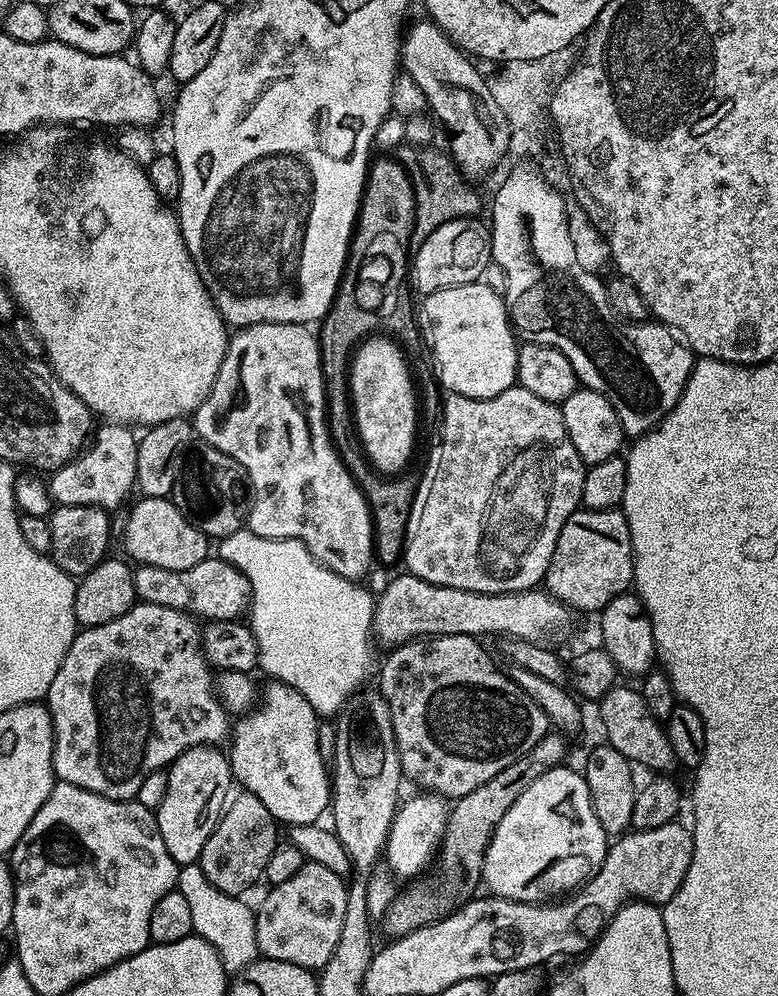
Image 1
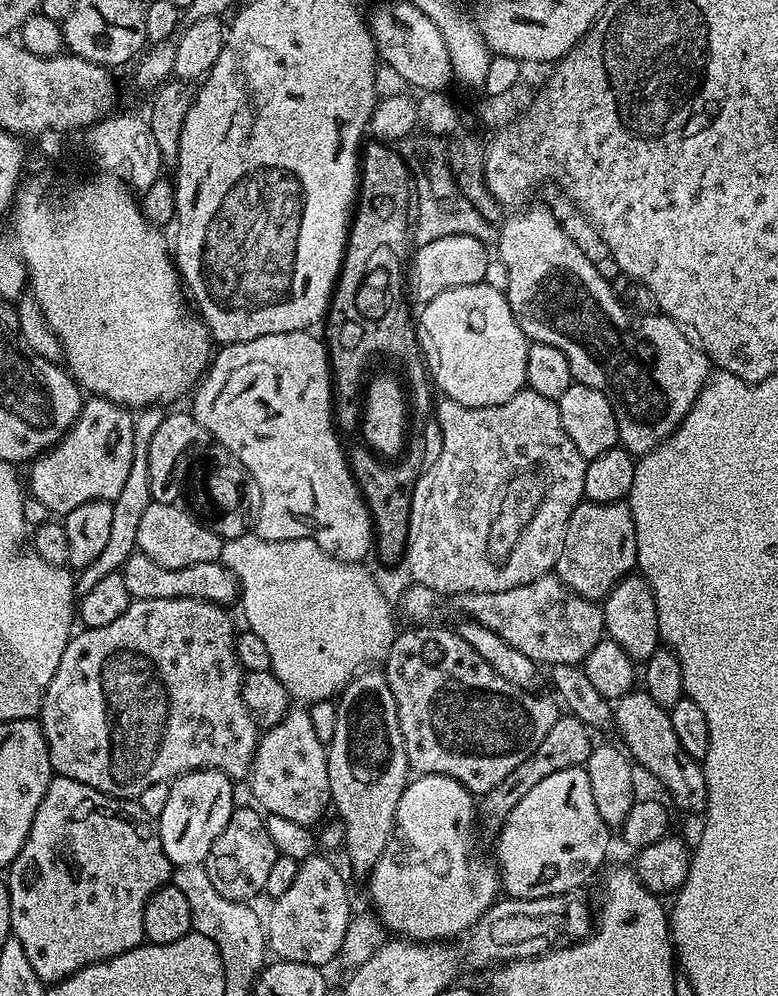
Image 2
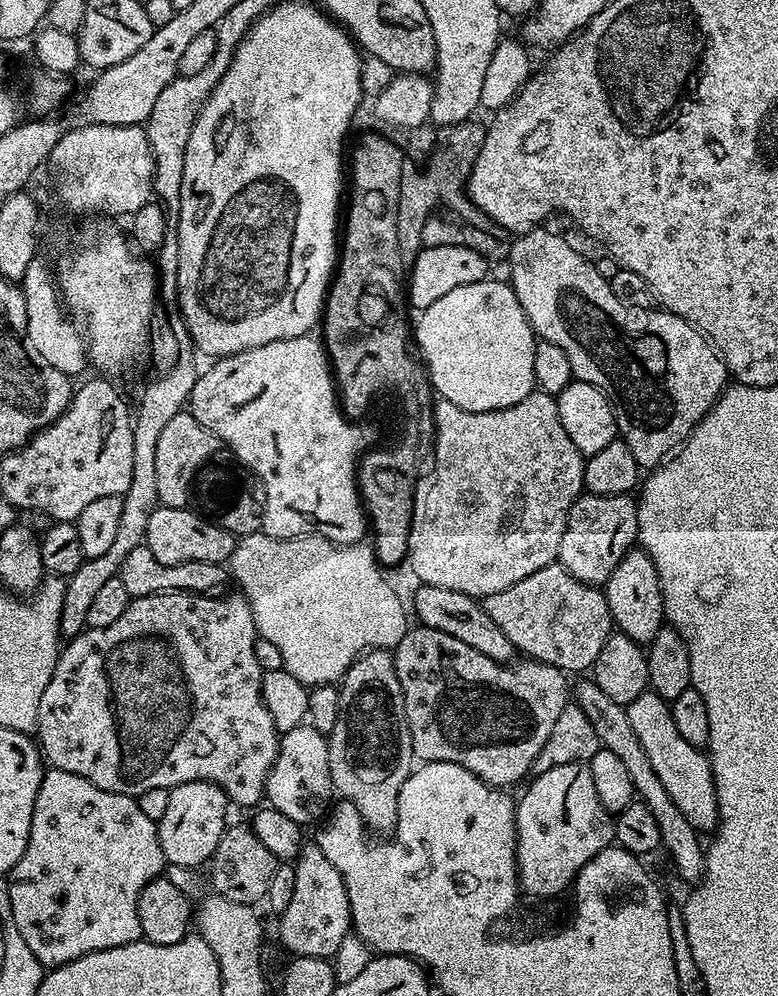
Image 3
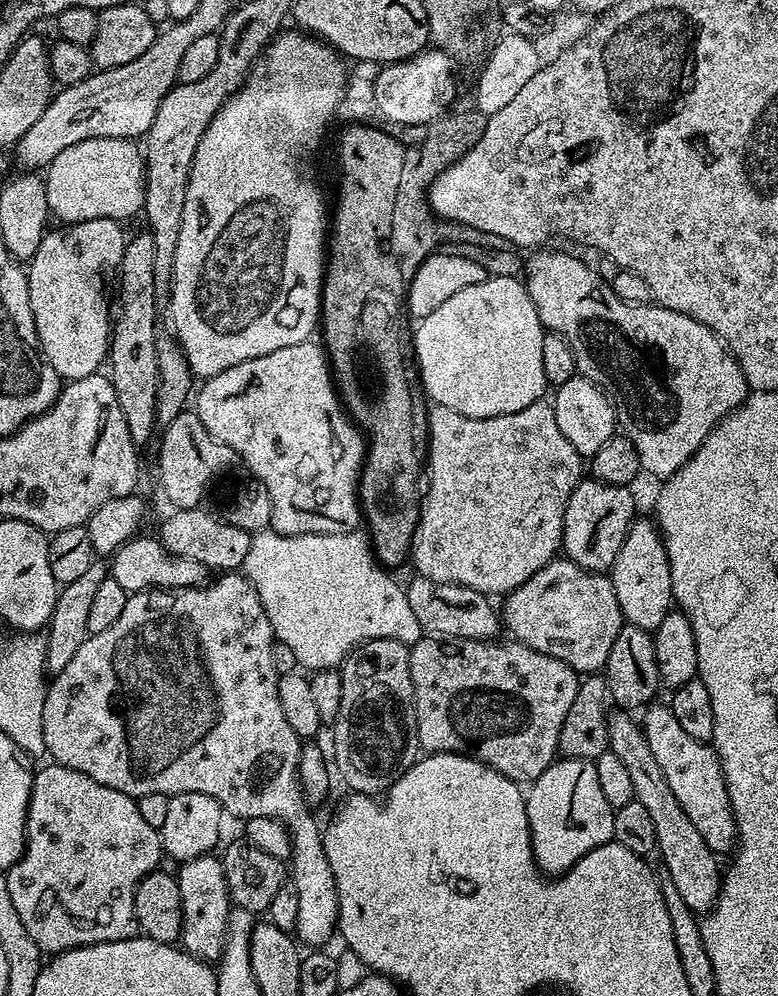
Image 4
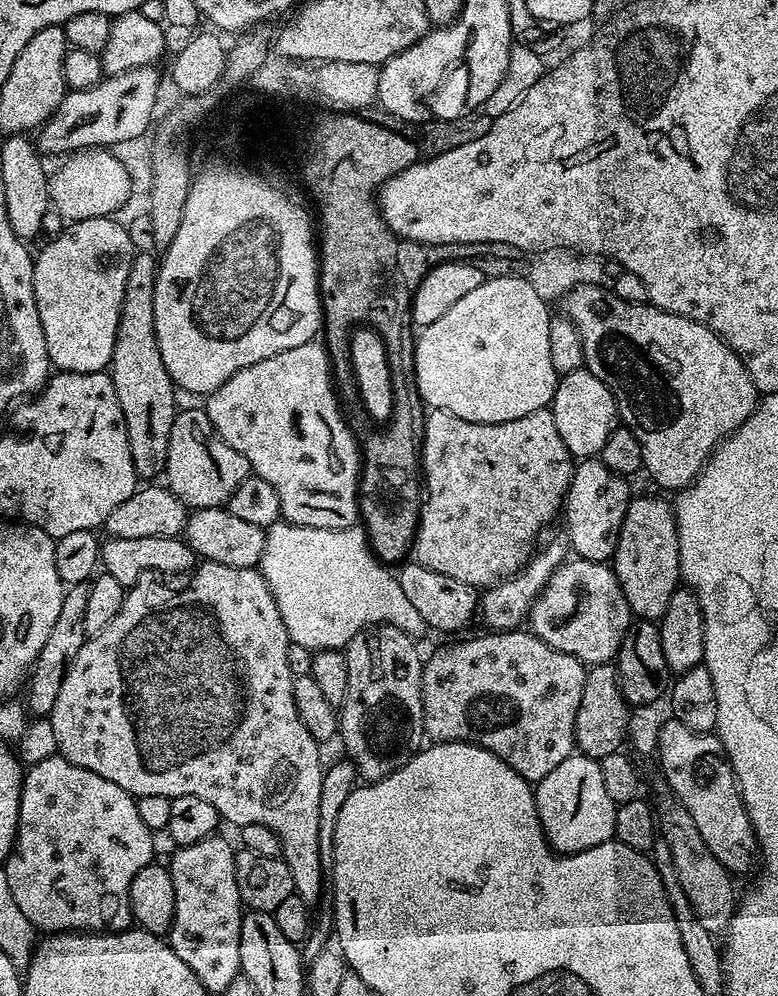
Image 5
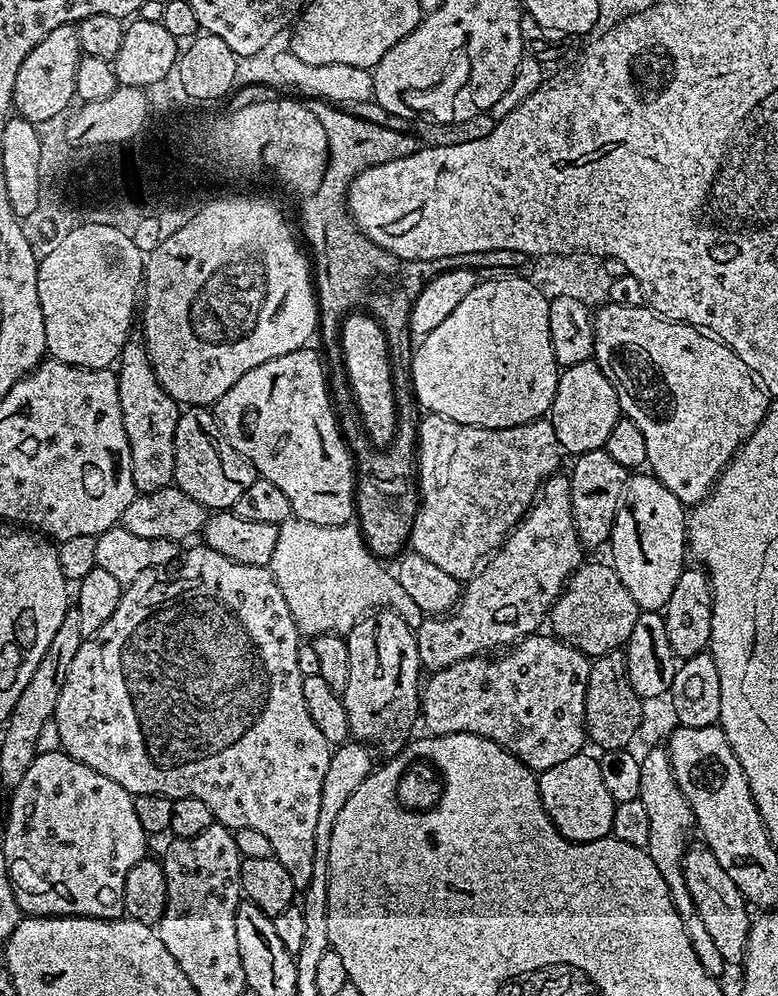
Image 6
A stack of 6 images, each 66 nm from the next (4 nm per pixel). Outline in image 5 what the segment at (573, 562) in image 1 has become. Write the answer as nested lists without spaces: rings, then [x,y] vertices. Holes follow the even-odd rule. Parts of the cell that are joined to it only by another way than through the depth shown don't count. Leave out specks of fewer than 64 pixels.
[[[584,458],[575,465],[572,484],[564,496],[562,521],[568,527],[567,543],[581,560],[608,562],[616,555],[618,534],[622,530],[628,509],[629,481],[617,472],[611,472],[599,458]]]

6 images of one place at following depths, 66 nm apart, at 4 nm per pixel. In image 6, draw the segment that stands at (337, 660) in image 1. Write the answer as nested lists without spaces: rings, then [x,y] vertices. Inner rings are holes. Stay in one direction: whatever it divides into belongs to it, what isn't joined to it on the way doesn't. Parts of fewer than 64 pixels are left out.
[[[293,518],[280,525],[270,567],[296,628],[305,637],[347,634],[361,616],[385,606],[398,613],[412,629],[419,628],[422,613],[418,606],[402,590],[395,575],[380,564],[383,563],[364,545],[359,523],[318,526]]]

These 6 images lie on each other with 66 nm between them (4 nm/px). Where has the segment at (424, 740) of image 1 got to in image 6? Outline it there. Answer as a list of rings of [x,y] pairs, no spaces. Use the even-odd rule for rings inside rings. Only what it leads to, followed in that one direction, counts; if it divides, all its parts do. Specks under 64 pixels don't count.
[[[551,634],[540,635],[525,636],[503,654],[491,658],[481,654],[435,669],[422,684],[422,724],[428,727],[425,729],[433,736],[478,734],[514,754],[537,774],[566,762],[566,758],[581,755],[580,747],[586,744],[584,707],[592,660],[565,640],[557,640]]]

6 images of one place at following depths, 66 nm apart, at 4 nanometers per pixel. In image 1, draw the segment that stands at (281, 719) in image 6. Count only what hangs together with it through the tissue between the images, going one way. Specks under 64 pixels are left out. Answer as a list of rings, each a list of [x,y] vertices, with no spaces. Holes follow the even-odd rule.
[[[137,602],[129,612],[122,614],[122,618],[114,618],[114,622],[106,622],[106,626],[77,631],[70,650],[66,650],[66,658],[62,658],[62,666],[58,666],[58,674],[54,674],[54,682],[50,682],[46,697],[46,707],[52,719],[52,768],[56,772],[57,781],[73,784],[94,794],[102,794],[111,800],[130,800],[138,794],[142,782],[146,782],[146,774],[167,769],[183,752],[191,748],[220,746],[224,739],[229,739],[230,713],[220,701],[218,688],[214,683],[214,668],[205,656],[202,628],[200,624],[196,624],[199,624],[197,617],[180,608]],[[305,863],[294,878],[267,889],[256,913],[256,947],[265,960],[290,962],[309,970],[323,970],[338,946],[342,918],[346,918],[348,885],[345,877],[321,864]]]

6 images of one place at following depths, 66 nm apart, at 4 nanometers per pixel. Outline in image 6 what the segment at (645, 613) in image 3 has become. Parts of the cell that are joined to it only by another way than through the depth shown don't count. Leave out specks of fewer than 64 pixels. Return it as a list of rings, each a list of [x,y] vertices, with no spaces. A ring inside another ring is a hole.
[[[644,474],[629,475],[625,483],[624,499],[610,537],[610,563],[641,612],[660,612],[670,602],[670,594],[674,594],[674,586],[678,586],[678,578],[686,567],[686,505],[674,498],[656,476],[640,475]]]

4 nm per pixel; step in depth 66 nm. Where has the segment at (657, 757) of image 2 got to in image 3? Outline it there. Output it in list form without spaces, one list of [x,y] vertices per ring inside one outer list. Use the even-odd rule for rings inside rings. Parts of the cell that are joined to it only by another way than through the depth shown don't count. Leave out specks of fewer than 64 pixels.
[[[651,690],[638,694],[634,702],[627,706],[630,727],[642,742],[642,750],[646,750],[646,758],[650,758],[650,766],[654,766],[654,774],[666,786],[666,794],[674,798],[674,806],[686,814],[686,822],[694,826],[701,834],[715,833],[720,822],[718,798],[714,786],[712,761],[707,751],[690,746],[682,734],[678,734],[678,726],[674,726],[672,709],[669,701],[663,700],[657,692]],[[708,832],[708,833],[707,833]]]

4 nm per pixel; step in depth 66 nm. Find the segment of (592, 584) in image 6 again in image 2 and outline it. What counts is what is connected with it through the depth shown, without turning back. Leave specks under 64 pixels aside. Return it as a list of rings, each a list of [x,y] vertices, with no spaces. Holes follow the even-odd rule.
[[[555,574],[547,576],[539,576],[534,578],[534,582],[526,582],[522,586],[514,586],[514,590],[498,590],[497,592],[461,592],[455,597],[456,604],[460,607],[461,617],[469,620],[476,620],[482,626],[486,626],[488,630],[494,630],[494,634],[498,634],[498,638],[506,638],[506,642],[510,642],[510,646],[514,646],[514,650],[522,650],[522,654],[526,654],[526,658],[536,661],[540,666],[551,666],[553,664],[578,664],[583,665],[586,654],[590,654],[590,650],[594,650],[594,646],[598,646],[600,640],[605,639],[604,630],[604,609],[597,601],[587,600],[584,596],[580,596],[574,590],[570,590],[560,581],[560,577]]]

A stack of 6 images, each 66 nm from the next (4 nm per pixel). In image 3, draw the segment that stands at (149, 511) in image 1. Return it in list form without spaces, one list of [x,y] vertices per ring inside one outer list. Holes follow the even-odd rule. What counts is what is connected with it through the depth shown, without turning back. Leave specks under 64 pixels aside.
[[[158,506],[146,522],[144,544],[163,564],[181,564],[182,562],[214,562],[227,565],[232,551],[238,543],[237,537],[228,532],[216,521],[208,519],[199,511],[187,508],[166,508]]]

